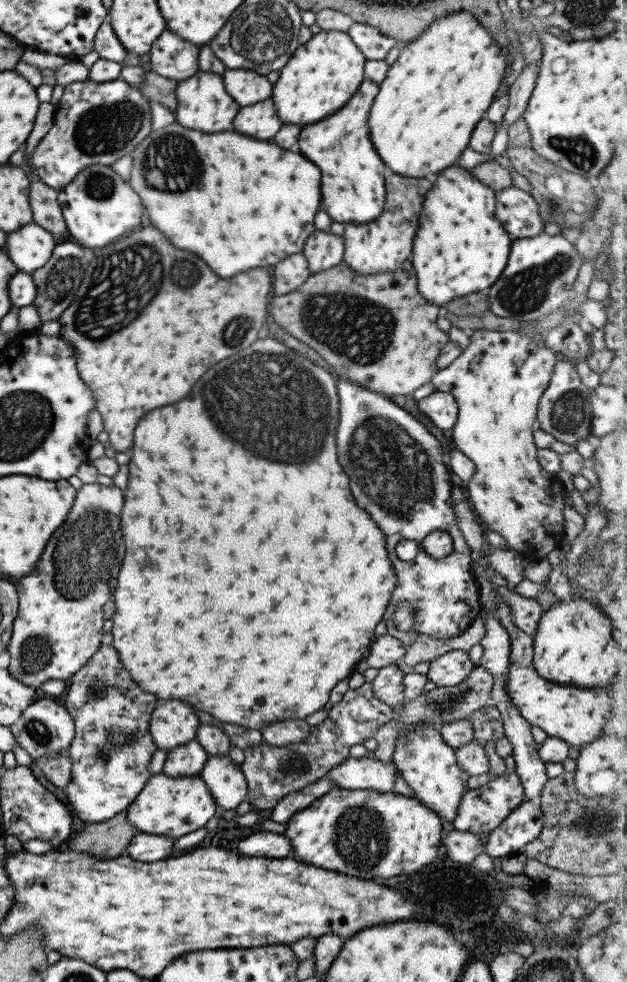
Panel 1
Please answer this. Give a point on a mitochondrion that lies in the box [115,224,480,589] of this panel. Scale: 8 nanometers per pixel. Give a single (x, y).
(292, 417)

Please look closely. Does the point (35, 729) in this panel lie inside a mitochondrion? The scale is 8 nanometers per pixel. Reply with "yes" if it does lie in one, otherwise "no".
yes

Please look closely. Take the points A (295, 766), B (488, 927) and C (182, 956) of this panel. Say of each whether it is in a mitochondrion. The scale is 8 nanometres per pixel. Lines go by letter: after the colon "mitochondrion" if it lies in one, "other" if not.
A: mitochondrion
B: other
C: other

